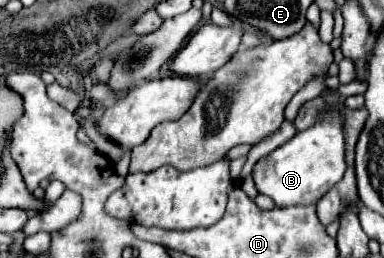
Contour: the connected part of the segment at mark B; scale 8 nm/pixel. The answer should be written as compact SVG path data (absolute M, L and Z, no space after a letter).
M336 89L322 91L324 109L318 111L318 121L306 131L296 133L286 145L274 149L274 153L262 157L258 165L254 165L252 179L258 193L270 197L276 207L290 205L312 205L318 203L344 175L346 157L344 157L344 115L346 97L338 95Z

